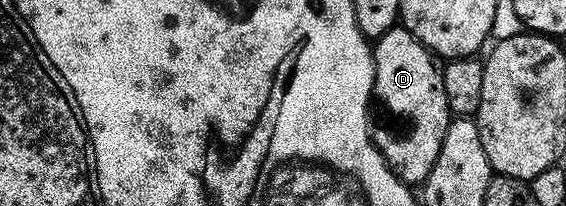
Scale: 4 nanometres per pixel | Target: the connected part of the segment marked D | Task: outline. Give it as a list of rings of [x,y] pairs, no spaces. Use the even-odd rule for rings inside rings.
[[[401,25],[390,27],[379,39],[374,40],[375,56],[375,90],[377,103],[387,110],[387,120],[370,128],[371,140],[383,155],[387,167],[402,183],[421,185],[429,177],[433,165],[437,161],[437,153],[441,153],[441,141],[445,137],[447,127],[451,124],[453,114],[446,103],[445,88],[442,85],[442,70],[436,56],[413,33],[406,31]]]

